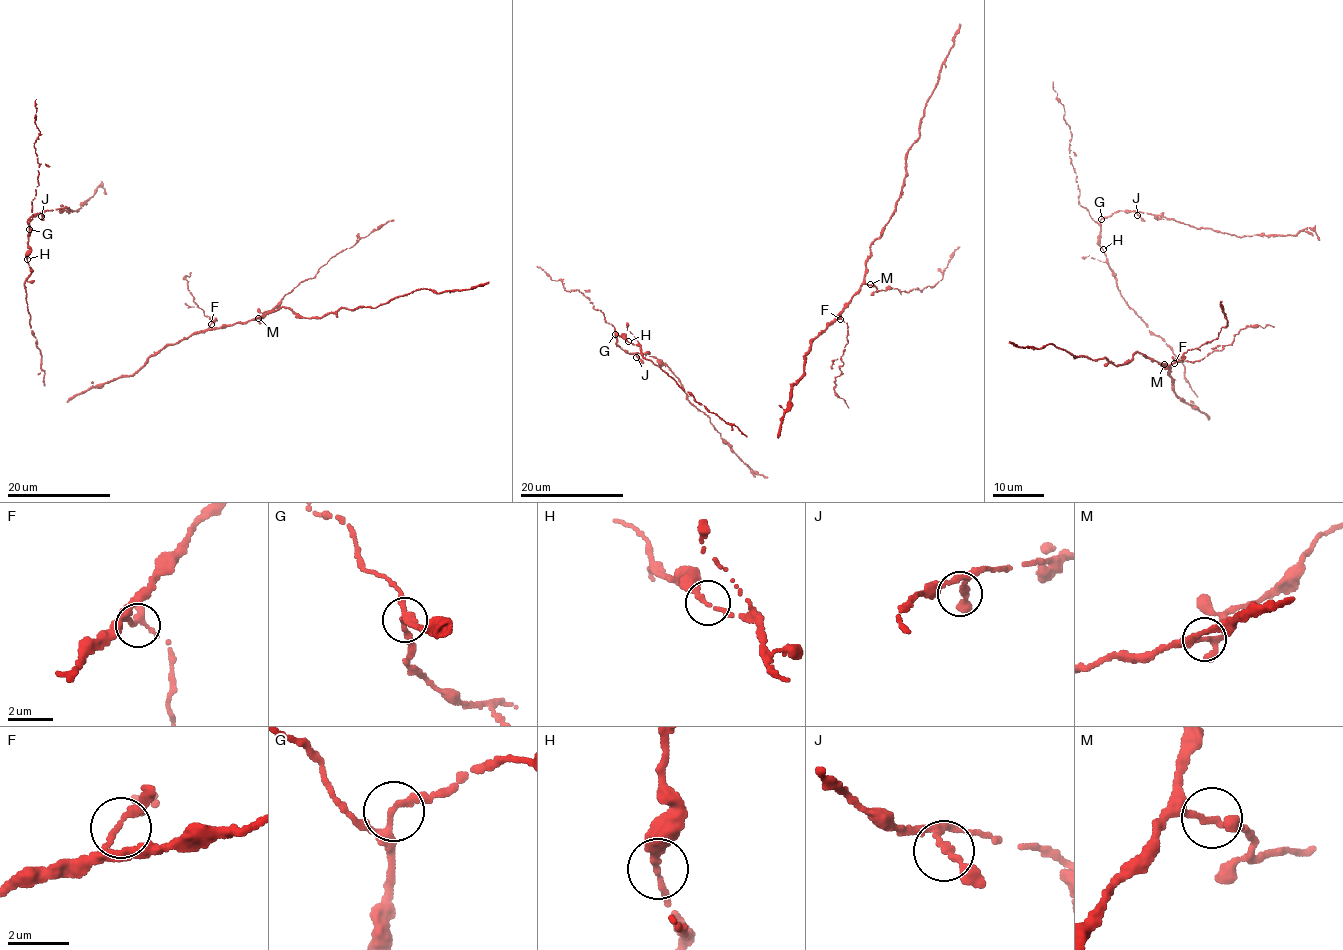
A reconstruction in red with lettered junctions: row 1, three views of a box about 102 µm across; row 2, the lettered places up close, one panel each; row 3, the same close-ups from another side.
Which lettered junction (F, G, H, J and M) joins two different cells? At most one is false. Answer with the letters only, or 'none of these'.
none of these

